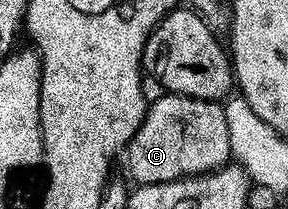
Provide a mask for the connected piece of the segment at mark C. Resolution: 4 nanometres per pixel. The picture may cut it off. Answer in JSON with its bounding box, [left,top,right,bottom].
[125,94,232,185]

